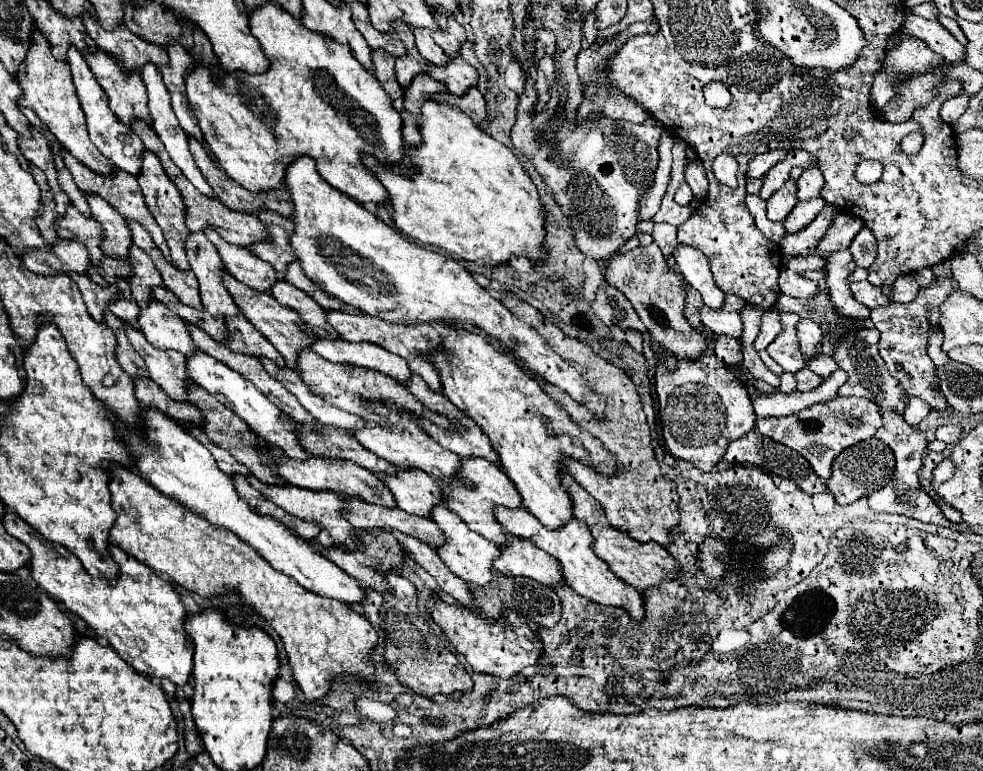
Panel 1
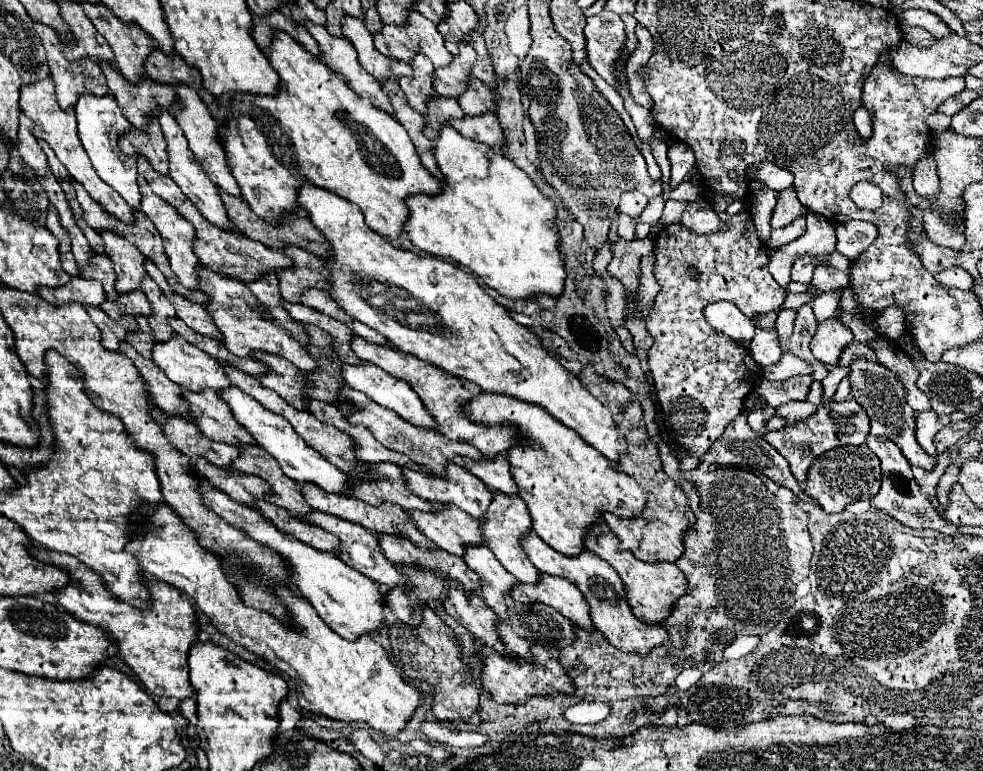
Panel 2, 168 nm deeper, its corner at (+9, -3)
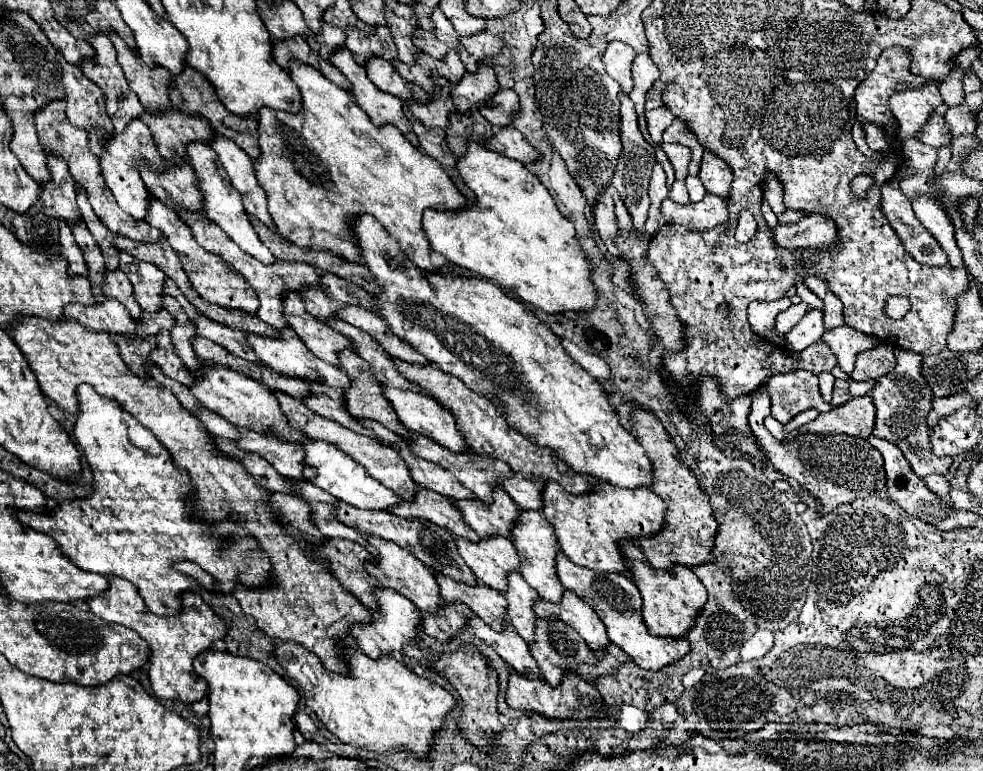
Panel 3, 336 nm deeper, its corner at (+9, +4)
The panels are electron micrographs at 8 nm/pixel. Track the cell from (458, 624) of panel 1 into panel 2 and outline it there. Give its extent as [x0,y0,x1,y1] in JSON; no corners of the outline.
[475,643,573,703]

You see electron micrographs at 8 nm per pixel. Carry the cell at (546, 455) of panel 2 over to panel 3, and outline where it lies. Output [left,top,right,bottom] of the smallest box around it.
[543,482,667,572]

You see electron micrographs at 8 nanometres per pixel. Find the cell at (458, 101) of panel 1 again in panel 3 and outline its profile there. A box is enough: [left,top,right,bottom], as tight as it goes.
[485,126,541,164]

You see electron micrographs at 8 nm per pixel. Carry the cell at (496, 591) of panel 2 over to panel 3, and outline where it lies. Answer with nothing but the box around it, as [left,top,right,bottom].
[505,572,541,646]

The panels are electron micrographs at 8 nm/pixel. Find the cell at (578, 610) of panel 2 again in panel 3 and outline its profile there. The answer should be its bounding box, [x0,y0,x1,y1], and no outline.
[535,590,609,652]

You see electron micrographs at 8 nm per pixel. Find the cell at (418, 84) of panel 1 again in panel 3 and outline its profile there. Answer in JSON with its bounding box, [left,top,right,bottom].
[445,110,493,158]

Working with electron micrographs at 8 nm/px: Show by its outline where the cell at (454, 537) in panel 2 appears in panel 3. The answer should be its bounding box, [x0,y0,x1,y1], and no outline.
[455,536,521,592]

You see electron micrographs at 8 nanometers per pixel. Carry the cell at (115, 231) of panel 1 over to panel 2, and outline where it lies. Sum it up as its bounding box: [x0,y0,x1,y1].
[101,231,145,293]

